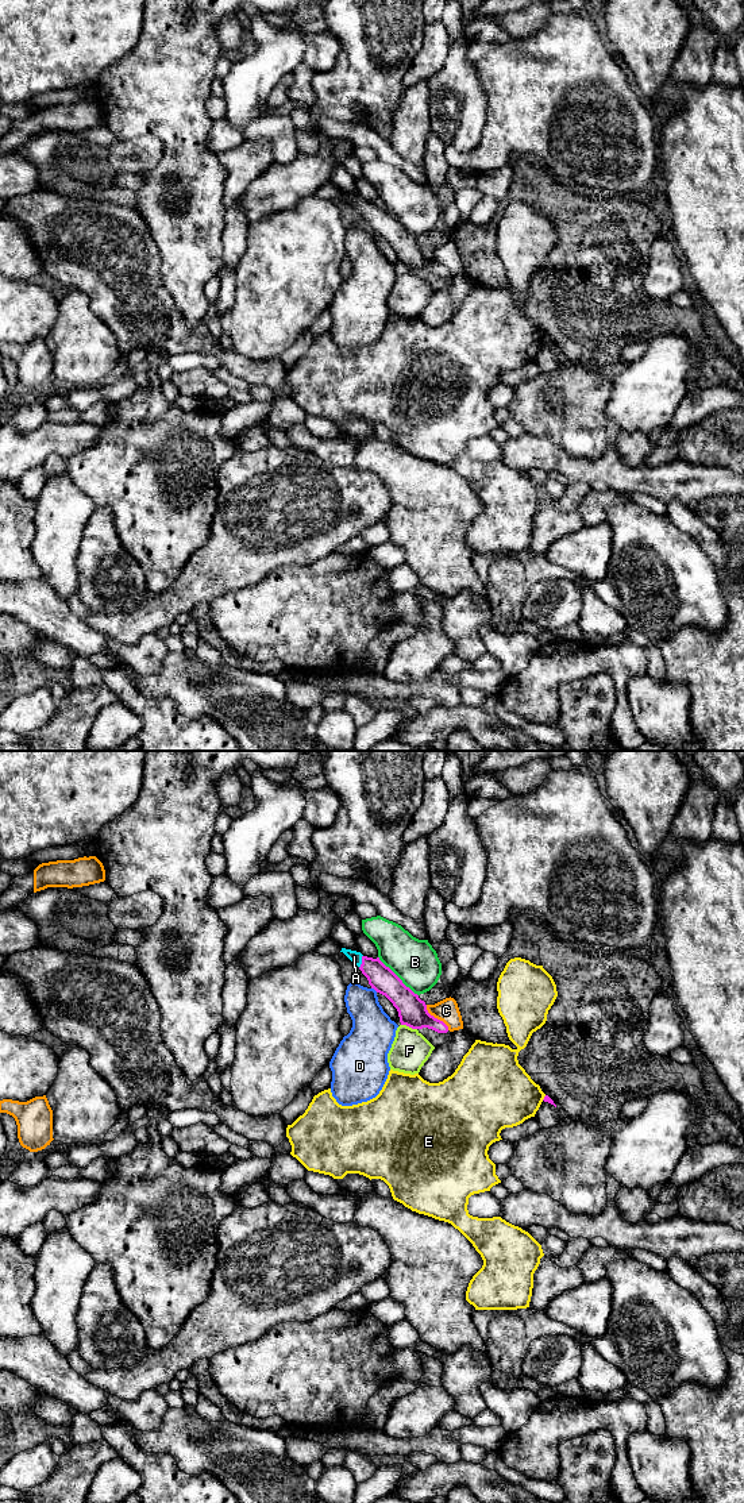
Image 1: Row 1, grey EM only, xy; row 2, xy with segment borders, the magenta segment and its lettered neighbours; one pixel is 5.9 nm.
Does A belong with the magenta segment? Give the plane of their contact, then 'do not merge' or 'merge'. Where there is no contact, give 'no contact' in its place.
meets magenta in xy; merge

